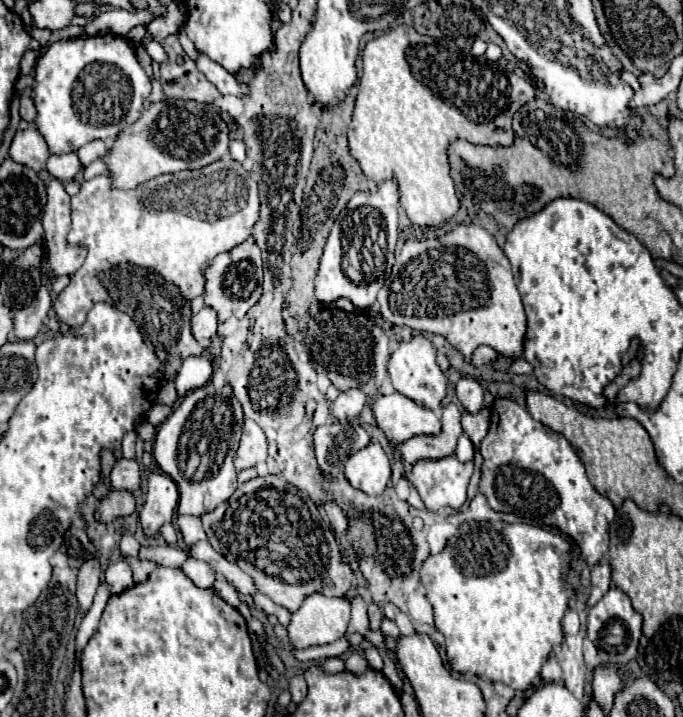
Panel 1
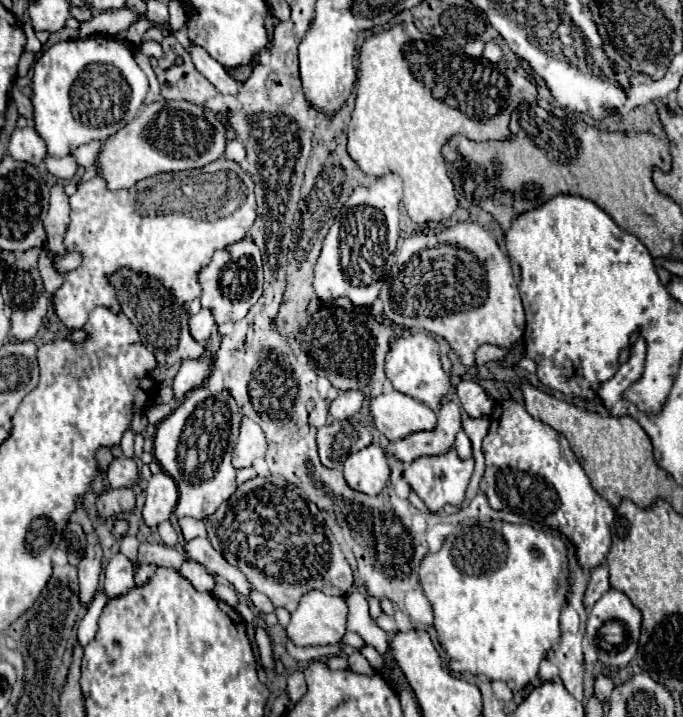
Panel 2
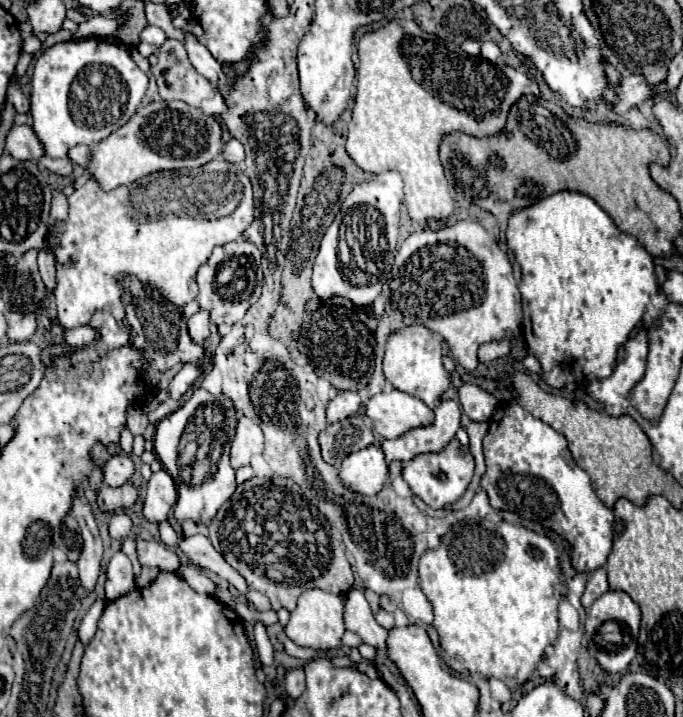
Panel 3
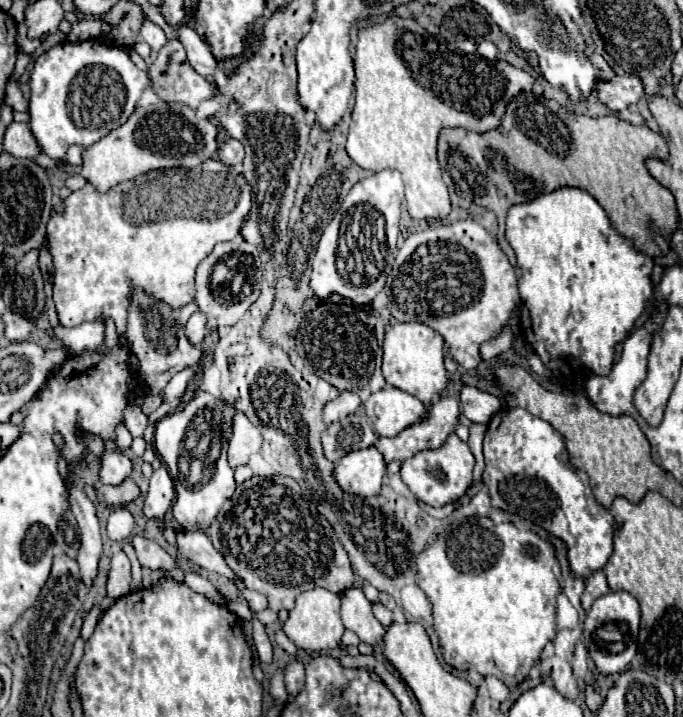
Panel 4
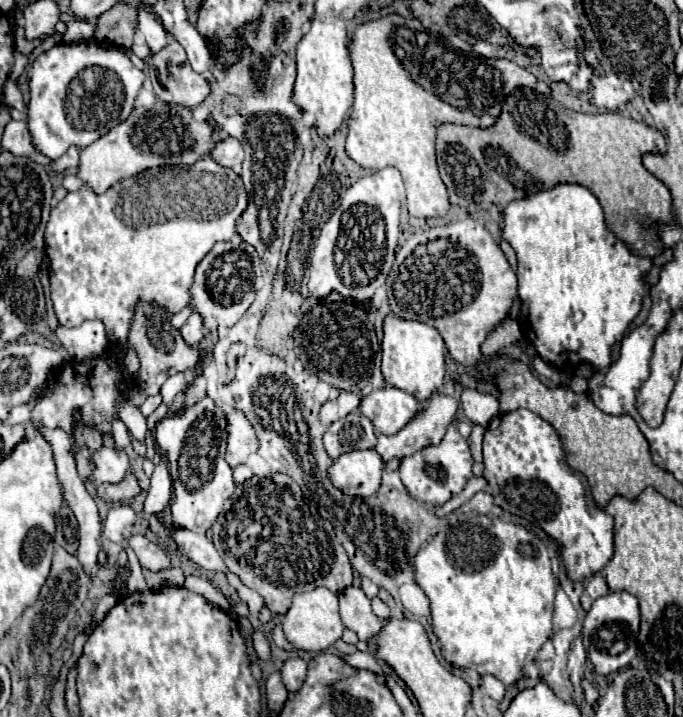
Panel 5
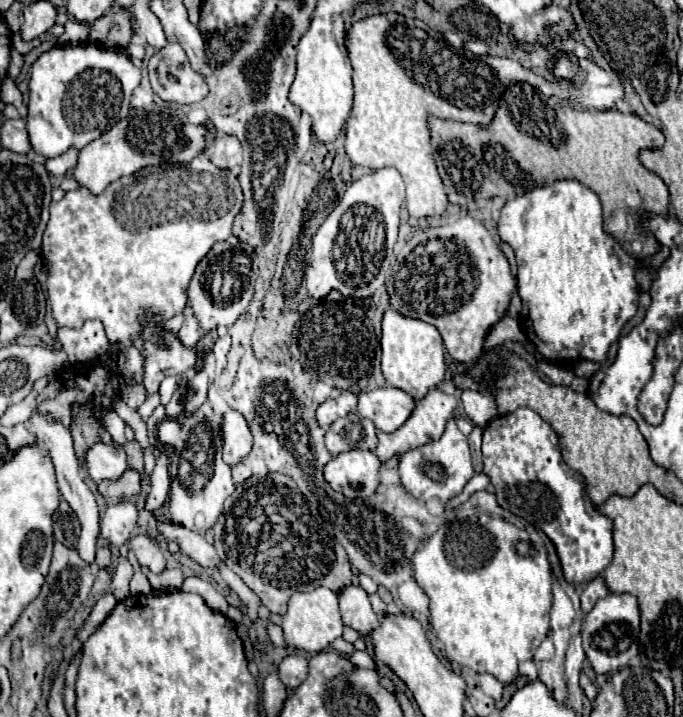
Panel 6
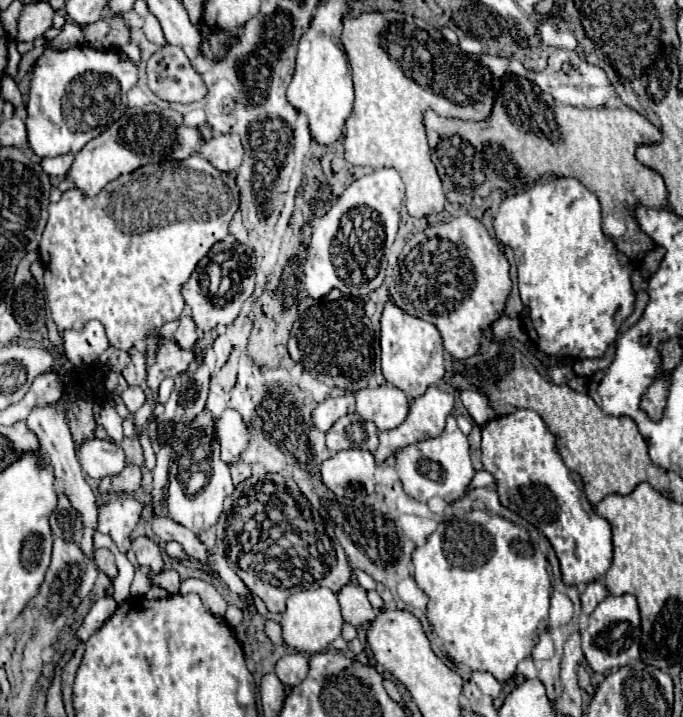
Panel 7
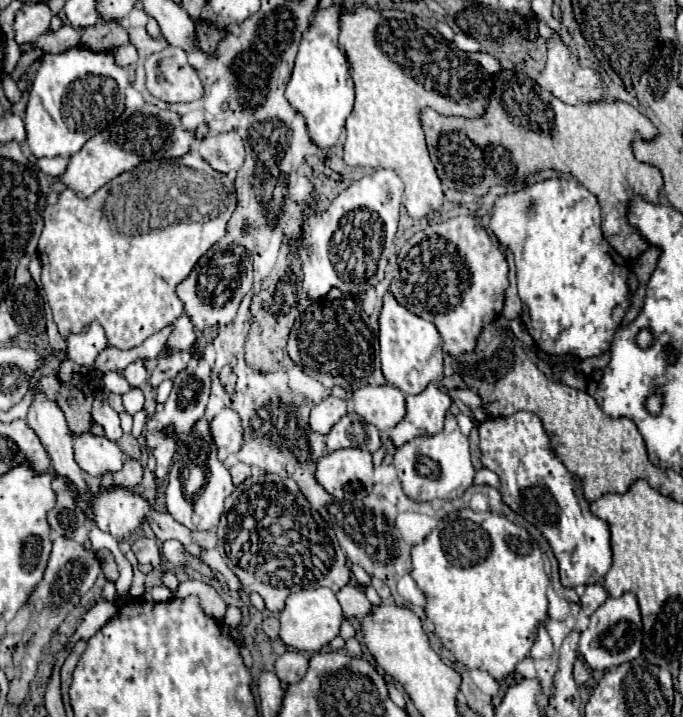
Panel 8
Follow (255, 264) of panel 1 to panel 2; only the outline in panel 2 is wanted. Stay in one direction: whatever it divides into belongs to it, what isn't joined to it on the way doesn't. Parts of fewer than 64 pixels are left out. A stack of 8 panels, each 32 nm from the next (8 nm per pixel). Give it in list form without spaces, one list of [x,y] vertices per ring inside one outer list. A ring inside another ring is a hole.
[[[244,238],[224,252],[216,252],[208,268],[200,272],[202,282],[202,306],[214,312],[216,324],[224,324],[228,320],[242,320],[246,312],[258,302],[262,296],[262,258],[260,250],[252,238]]]

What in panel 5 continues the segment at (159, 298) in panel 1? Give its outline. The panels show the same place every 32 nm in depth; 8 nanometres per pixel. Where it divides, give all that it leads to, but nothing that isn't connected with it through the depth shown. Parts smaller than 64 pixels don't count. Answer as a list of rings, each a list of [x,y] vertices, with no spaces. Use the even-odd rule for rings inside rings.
[[[138,302],[132,314],[130,322],[130,334],[128,334],[128,344],[130,348],[136,350],[140,358],[140,386],[144,388],[146,394],[158,394],[162,388],[162,382],[178,374],[182,370],[190,370],[196,366],[200,352],[192,346],[188,346],[180,334],[178,328],[170,324],[170,314],[164,306],[158,306],[154,302]]]

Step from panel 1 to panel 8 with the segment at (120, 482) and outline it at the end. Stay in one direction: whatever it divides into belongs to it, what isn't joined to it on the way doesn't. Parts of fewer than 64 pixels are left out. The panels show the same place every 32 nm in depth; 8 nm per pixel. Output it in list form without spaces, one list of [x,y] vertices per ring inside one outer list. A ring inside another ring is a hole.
[[[82,434],[74,438],[74,456],[84,472],[90,476],[114,474],[124,466],[124,452],[108,438]]]

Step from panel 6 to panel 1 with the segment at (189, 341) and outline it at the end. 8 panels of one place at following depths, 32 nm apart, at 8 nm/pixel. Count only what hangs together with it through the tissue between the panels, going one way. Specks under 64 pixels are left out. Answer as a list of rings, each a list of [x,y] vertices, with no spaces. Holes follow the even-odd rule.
[[[206,306],[198,314],[192,316],[192,334],[196,340],[208,340],[216,334],[218,328],[218,314],[214,308]]]

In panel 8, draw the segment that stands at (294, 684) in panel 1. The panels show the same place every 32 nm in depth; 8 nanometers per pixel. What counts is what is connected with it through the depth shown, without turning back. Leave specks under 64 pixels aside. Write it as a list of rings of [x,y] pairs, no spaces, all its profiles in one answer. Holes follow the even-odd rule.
[[[286,652],[276,660],[276,676],[286,684],[296,684],[308,672],[308,658],[302,652]]]

